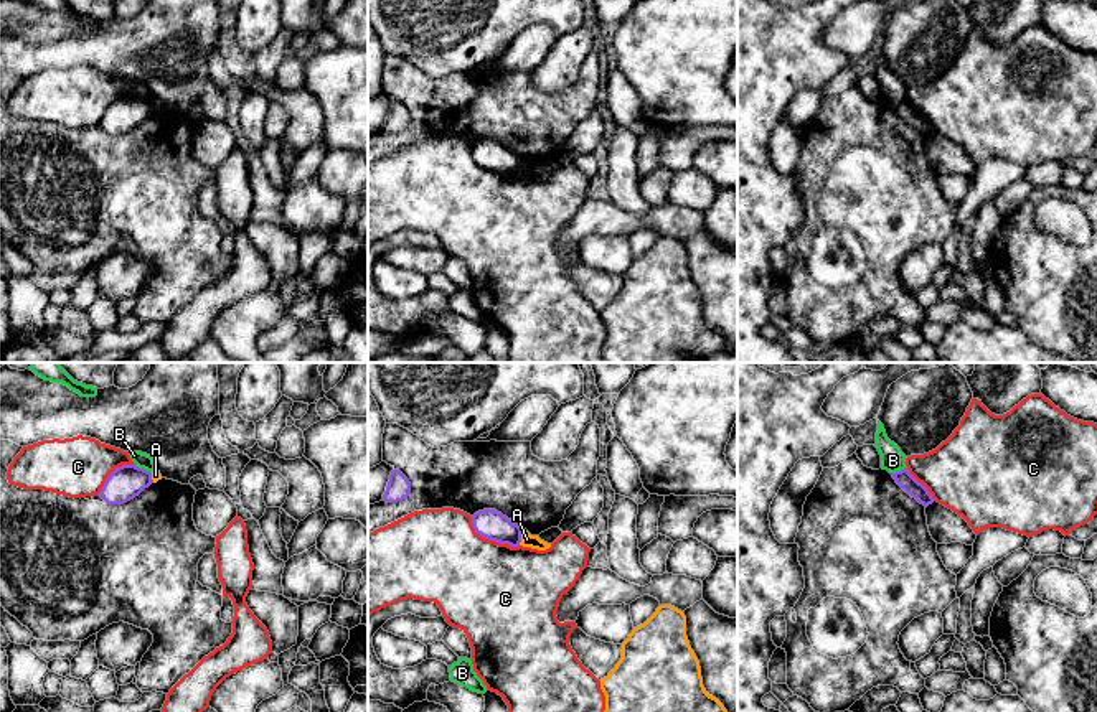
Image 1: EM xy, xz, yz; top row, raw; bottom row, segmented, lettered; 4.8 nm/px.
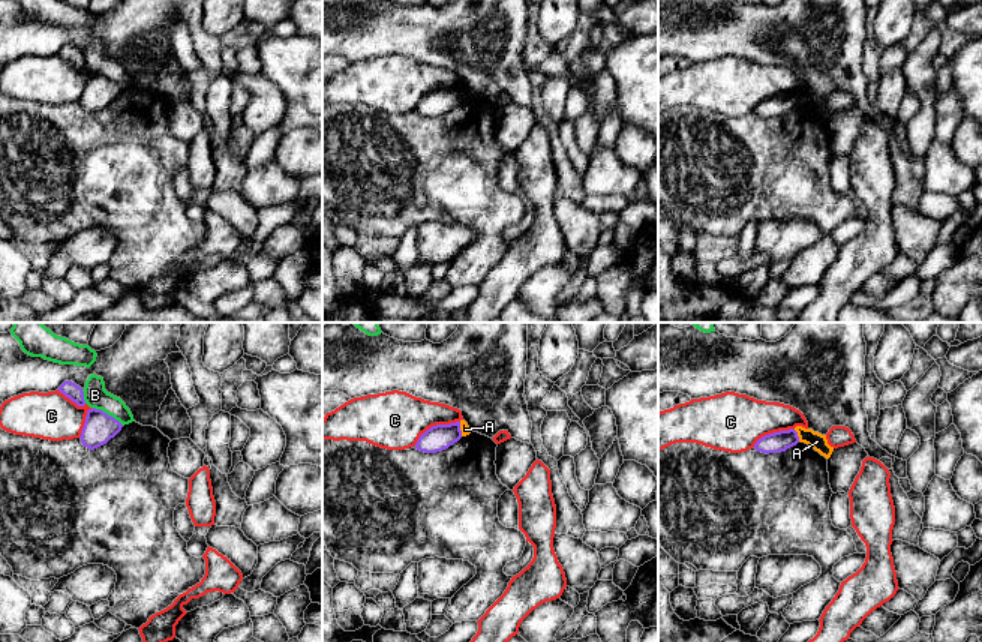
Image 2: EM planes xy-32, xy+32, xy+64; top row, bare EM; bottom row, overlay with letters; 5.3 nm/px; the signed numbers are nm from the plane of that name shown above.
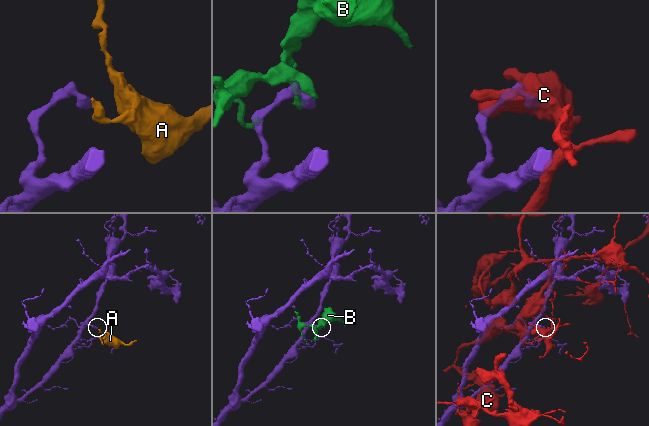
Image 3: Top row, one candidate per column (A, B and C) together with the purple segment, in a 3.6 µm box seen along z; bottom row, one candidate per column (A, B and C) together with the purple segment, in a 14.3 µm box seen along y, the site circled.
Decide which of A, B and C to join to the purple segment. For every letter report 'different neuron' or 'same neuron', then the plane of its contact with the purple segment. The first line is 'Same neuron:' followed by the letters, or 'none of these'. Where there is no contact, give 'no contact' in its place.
Same neuron: none of these
A: different neuron | xz
B: different neuron | xy
C: different neuron | xz

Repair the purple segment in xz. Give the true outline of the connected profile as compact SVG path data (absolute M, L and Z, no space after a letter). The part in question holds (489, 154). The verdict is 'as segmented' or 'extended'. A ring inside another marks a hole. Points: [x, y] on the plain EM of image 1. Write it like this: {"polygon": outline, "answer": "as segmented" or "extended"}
{"polygon": "M483 140L472 147L472 157L485 170L518 178L521 158L495 140Z", "answer": "as segmented"}

